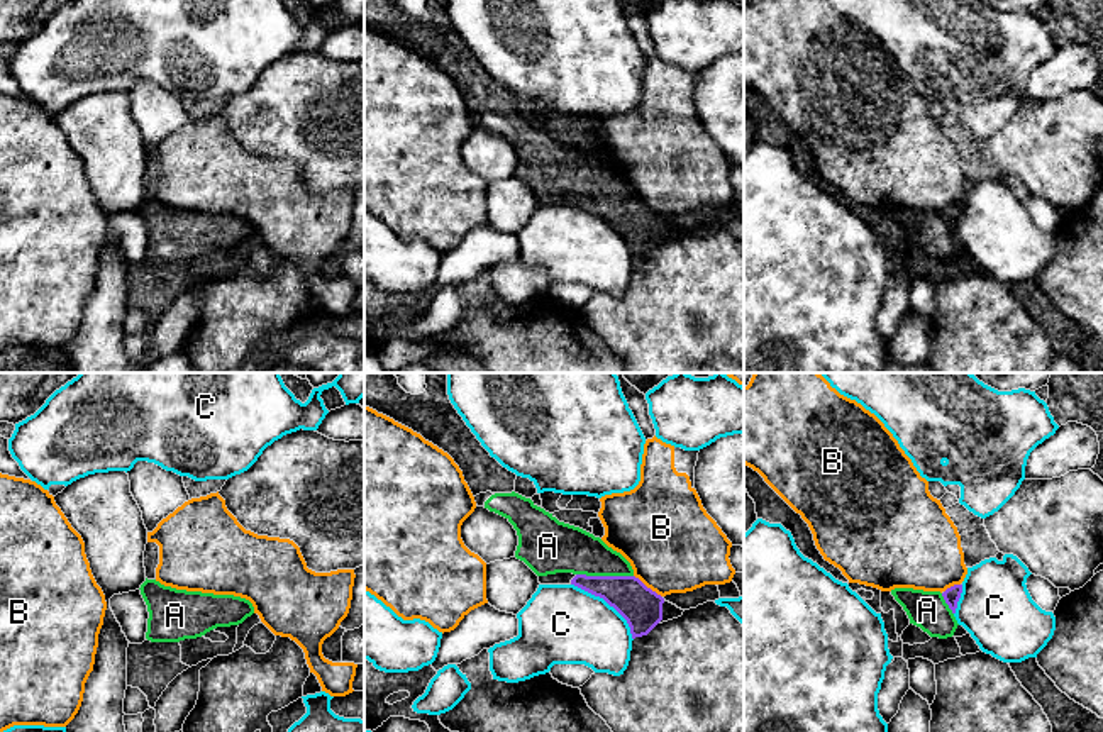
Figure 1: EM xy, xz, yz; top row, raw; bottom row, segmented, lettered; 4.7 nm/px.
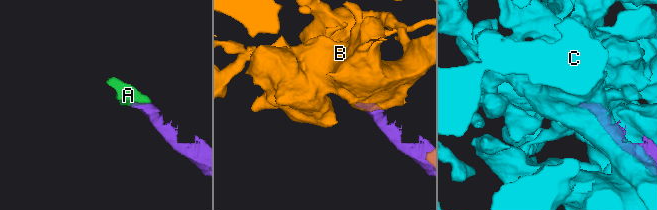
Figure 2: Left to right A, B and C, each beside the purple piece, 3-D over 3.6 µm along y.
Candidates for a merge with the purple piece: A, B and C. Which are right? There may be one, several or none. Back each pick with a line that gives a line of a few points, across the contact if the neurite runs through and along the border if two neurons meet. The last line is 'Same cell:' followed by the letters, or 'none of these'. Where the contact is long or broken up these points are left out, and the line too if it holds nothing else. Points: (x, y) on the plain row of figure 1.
A: Line: xz (639, 226), (605, 197), (581, 173), (561, 168)
Same cell: A

